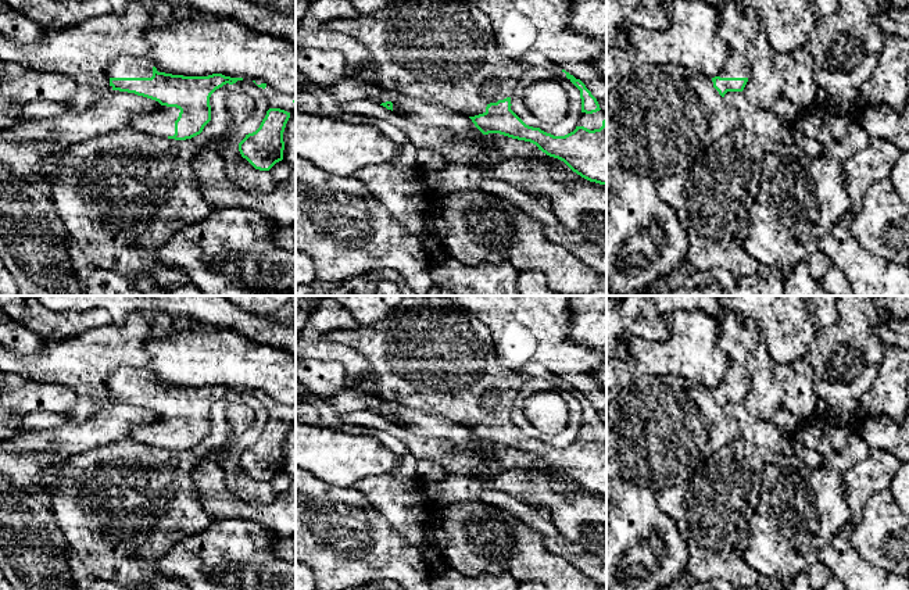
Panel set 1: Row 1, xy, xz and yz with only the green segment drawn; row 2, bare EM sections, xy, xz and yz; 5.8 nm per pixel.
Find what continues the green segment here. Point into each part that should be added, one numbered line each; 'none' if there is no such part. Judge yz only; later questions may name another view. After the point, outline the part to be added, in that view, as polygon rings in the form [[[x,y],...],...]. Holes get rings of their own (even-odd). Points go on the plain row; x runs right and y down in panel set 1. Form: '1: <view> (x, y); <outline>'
1: yz (736, 376); [[[730,362],[726,371],[720,389],[749,389],[751,378],[744,366],[737,362]]]

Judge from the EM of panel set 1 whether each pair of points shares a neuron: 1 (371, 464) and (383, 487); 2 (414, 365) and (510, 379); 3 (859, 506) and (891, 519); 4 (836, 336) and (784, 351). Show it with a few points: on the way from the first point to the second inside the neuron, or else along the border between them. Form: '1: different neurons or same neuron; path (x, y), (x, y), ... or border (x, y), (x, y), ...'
1: different neurons; border (400, 457), (393, 469), (365, 476), (354, 487)
2: same neuron; path (437, 365), (486, 369)
3: different neurons; border (888, 489), (868, 501), (850, 537)
4: different neurons; border (836, 321), (820, 329), (801, 357)

